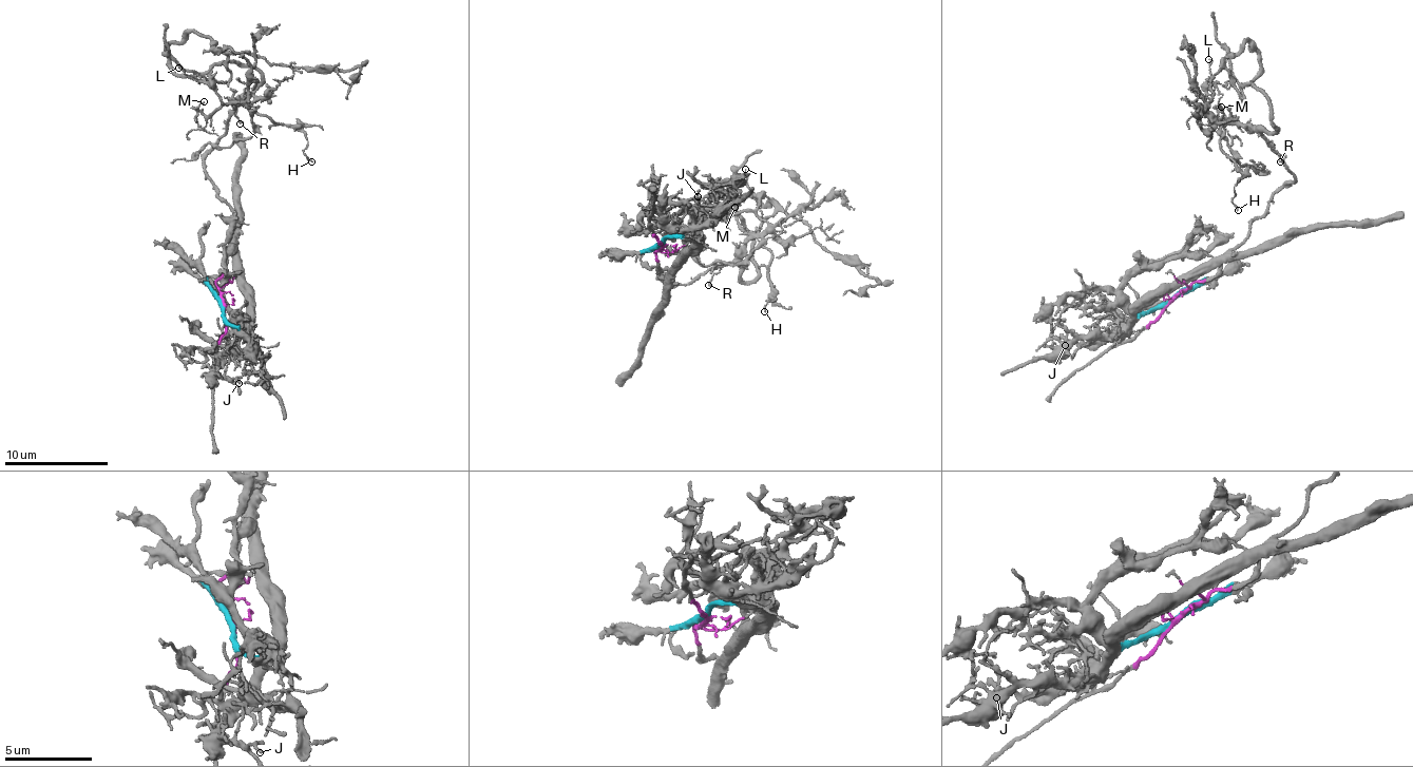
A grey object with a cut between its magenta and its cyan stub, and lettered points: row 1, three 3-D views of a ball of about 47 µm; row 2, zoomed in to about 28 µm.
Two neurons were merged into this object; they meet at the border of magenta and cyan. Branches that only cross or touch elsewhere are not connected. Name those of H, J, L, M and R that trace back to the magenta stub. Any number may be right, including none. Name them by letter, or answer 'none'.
H, L, M, R

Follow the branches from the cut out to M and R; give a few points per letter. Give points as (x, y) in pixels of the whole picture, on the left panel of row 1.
M: (223, 305), (216, 282), (234, 224), (204, 161), (243, 104), (205, 114), (204, 100)
R: (223, 305), (216, 282), (225, 273), (234, 224), (204, 161), (230, 117), (241, 125)

